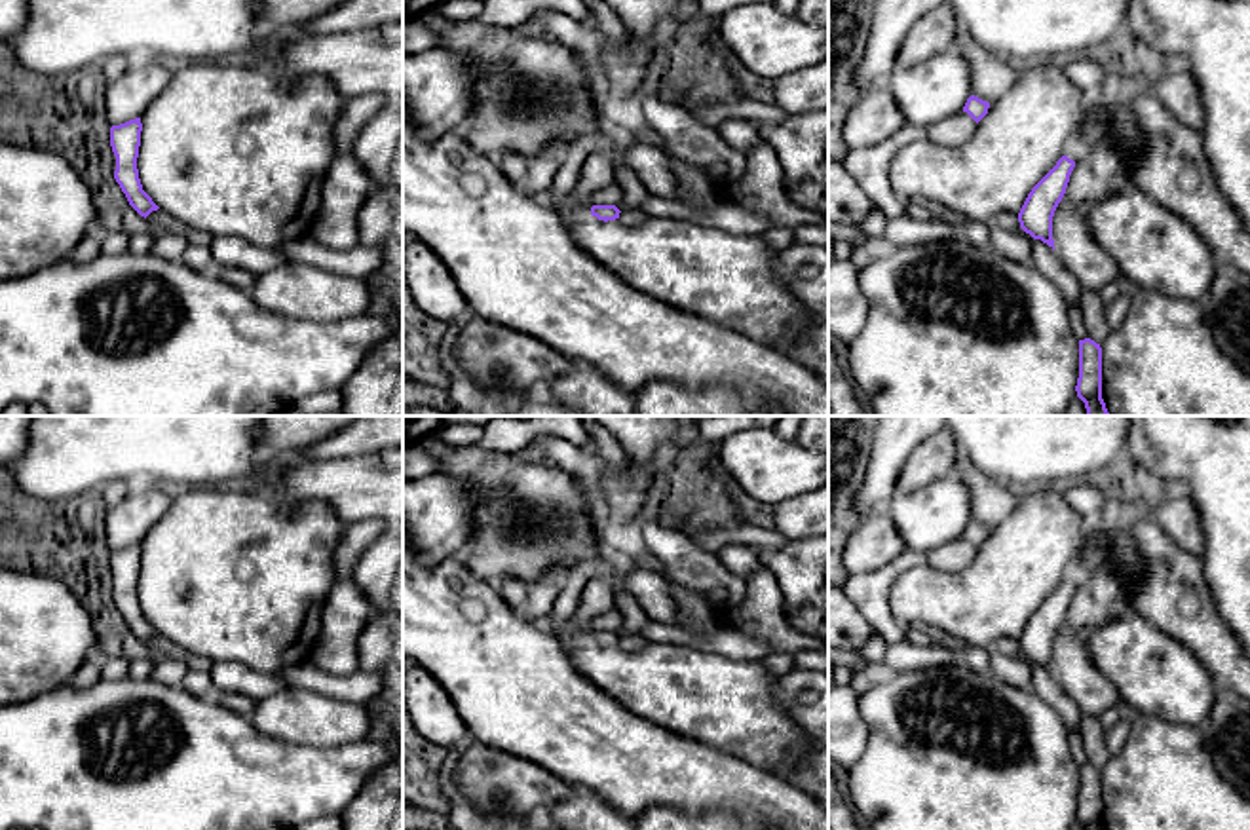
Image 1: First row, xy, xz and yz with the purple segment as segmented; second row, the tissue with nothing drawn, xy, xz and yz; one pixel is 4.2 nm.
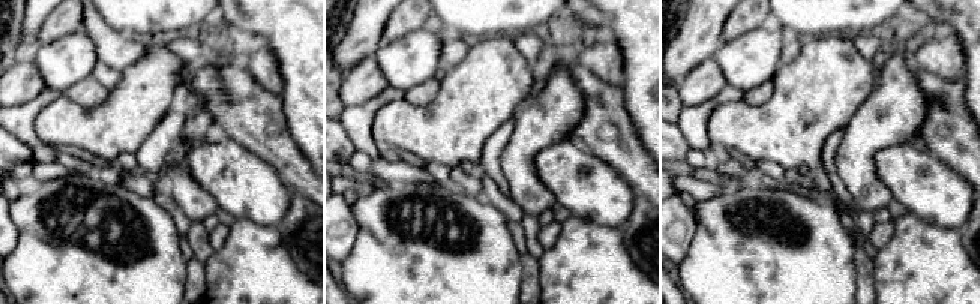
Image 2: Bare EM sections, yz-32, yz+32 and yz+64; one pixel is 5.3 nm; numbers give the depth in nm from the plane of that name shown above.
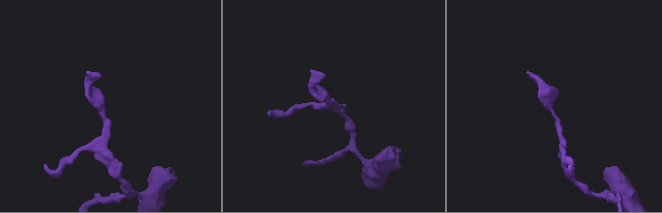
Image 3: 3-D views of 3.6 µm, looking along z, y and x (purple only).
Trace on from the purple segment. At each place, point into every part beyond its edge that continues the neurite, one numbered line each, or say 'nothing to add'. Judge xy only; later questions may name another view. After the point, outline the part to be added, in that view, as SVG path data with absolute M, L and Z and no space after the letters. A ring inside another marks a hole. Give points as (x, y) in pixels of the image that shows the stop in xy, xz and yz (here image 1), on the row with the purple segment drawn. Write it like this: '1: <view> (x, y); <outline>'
nothing to add

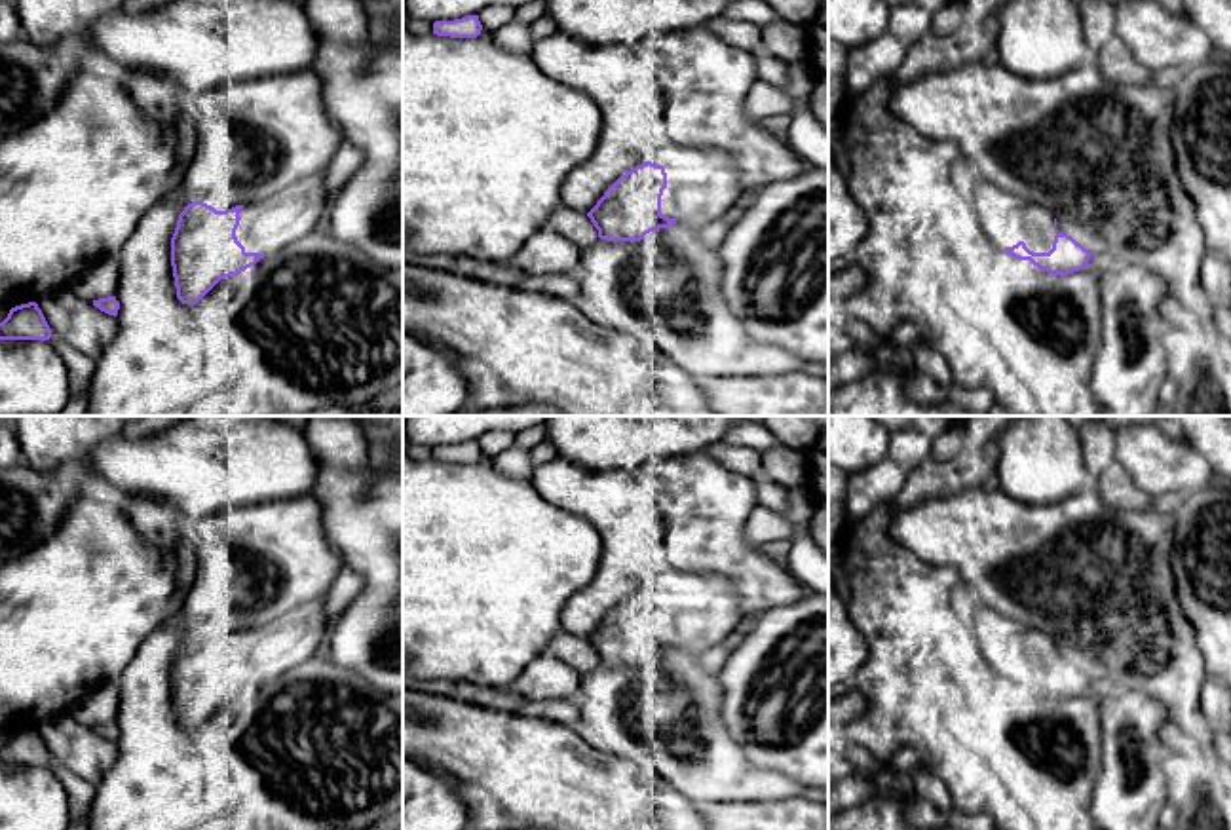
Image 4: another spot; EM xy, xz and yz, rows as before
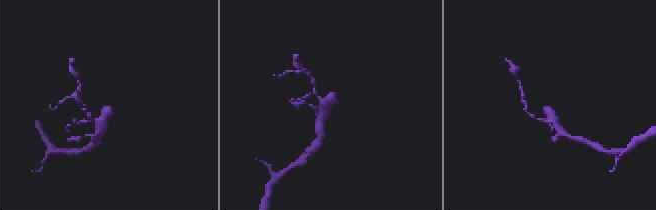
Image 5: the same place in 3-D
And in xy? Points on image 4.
1: xy (266, 226); M321 171L291 184L274 198L243 205L236 237L245 253L275 253L317 230L327 205L325 171Z

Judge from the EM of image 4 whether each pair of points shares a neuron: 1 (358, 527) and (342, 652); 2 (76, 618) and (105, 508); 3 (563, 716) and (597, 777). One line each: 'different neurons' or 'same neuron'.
1: same neuron
2: same neuron
3: different neurons

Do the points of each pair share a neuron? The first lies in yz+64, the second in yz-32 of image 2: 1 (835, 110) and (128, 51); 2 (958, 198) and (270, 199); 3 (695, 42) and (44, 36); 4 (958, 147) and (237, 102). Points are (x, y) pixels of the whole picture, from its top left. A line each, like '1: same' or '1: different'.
1: different
2: same
3: different
4: same

